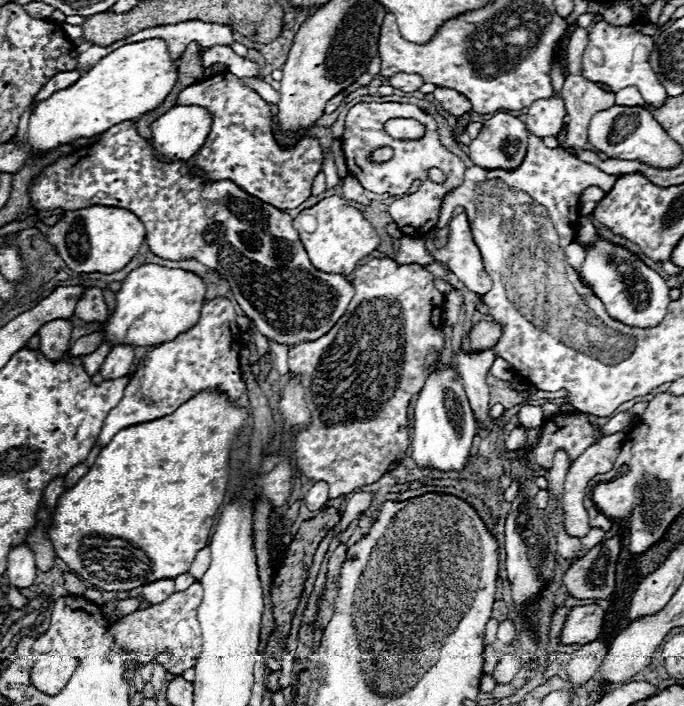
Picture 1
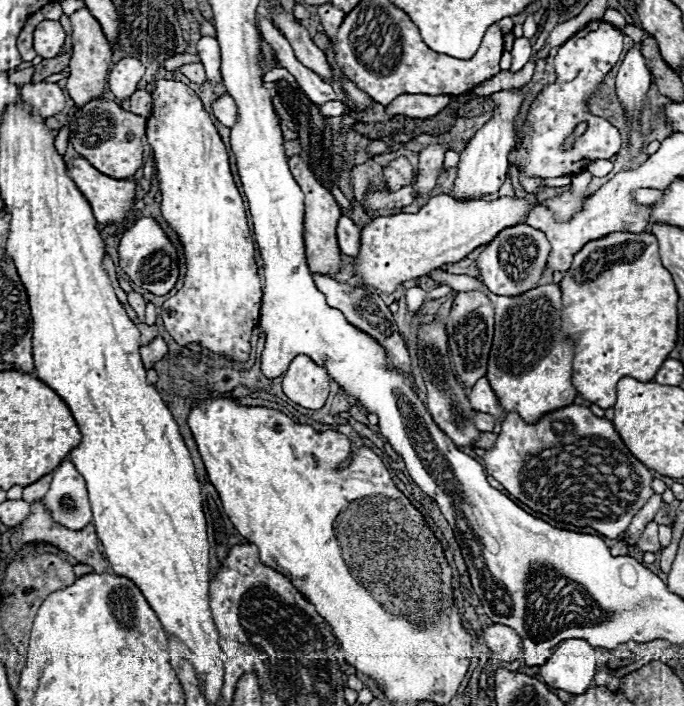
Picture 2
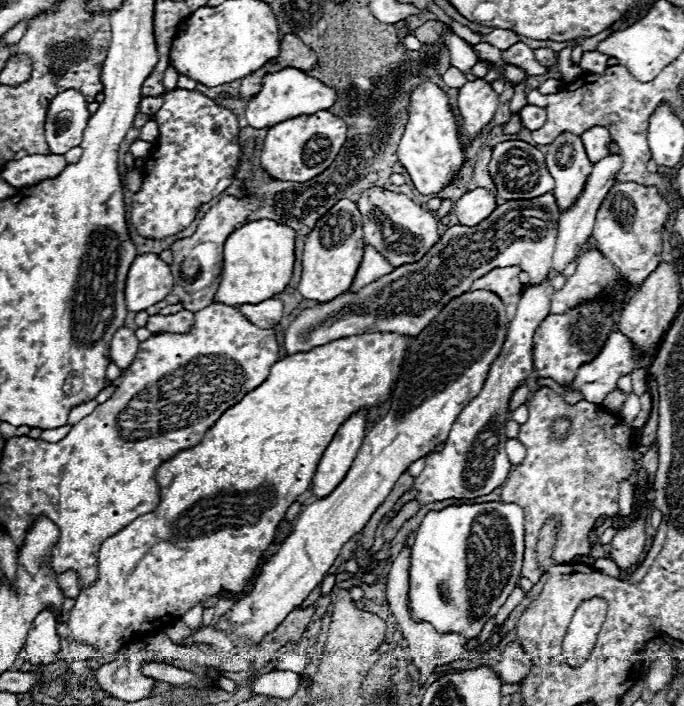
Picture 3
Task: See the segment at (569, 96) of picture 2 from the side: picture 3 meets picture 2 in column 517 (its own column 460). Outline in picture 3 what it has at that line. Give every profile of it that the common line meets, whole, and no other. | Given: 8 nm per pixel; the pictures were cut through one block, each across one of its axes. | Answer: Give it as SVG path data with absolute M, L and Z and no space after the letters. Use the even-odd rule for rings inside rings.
M432 82L416 86L416 90L410 94L408 114L408 124L398 144L398 162L406 168L414 188L422 196L438 194L448 186L448 182L464 162L458 126L454 120L454 112L450 110L446 92Z

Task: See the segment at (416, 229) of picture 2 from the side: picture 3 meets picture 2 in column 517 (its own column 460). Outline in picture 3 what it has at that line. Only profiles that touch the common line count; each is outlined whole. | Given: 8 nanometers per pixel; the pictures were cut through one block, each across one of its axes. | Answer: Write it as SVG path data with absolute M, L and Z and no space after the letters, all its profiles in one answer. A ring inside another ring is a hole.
M486 188L466 192L454 202L454 214L462 226L476 226L496 210L496 196Z

